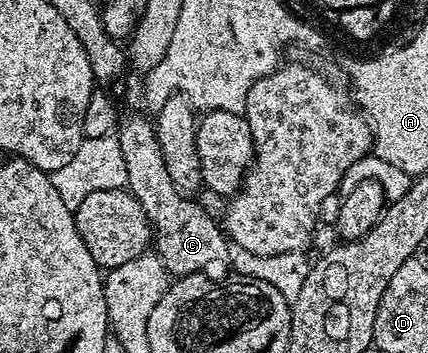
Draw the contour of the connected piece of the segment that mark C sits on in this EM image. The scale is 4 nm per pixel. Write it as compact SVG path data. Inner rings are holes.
M130 115L121 120L118 125L116 132L116 138L118 144L120 145L120 151L124 153L124 169L128 169L128 177L126 178L126 187L133 193L136 197L136 201L140 201L140 205L144 209L146 216L150 221L150 226L152 228L152 243L156 248L158 246L158 251L156 250L157 258L162 260L162 266L171 276L181 277L184 275L207 275L209 279L217 279L219 281L227 278L231 274L232 264L230 261L230 248L232 246L225 230L220 226L219 220L218 223L201 207L197 202L197 198L182 195L180 189L176 189L176 185L172 185L172 177L168 177L168 165L164 163L164 153L160 151L160 141L158 140L158 135L154 132L154 123L151 120L141 119L138 115Z

